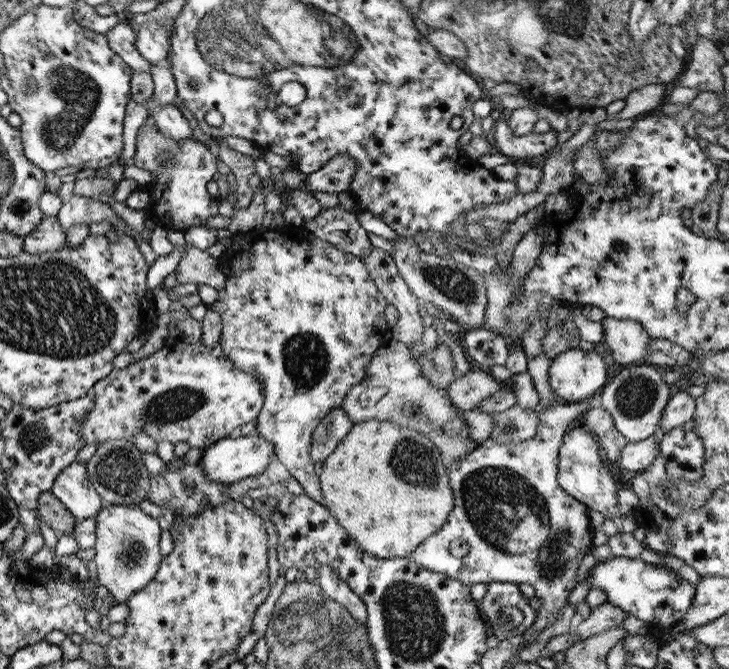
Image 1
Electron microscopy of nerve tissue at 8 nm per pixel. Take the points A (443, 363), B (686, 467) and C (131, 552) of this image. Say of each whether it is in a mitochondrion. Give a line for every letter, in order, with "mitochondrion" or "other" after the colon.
A: other
B: other
C: mitochondrion

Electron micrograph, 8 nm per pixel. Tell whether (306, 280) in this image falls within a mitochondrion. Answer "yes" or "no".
no

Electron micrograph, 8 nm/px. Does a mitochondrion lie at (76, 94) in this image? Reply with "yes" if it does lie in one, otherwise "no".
yes

